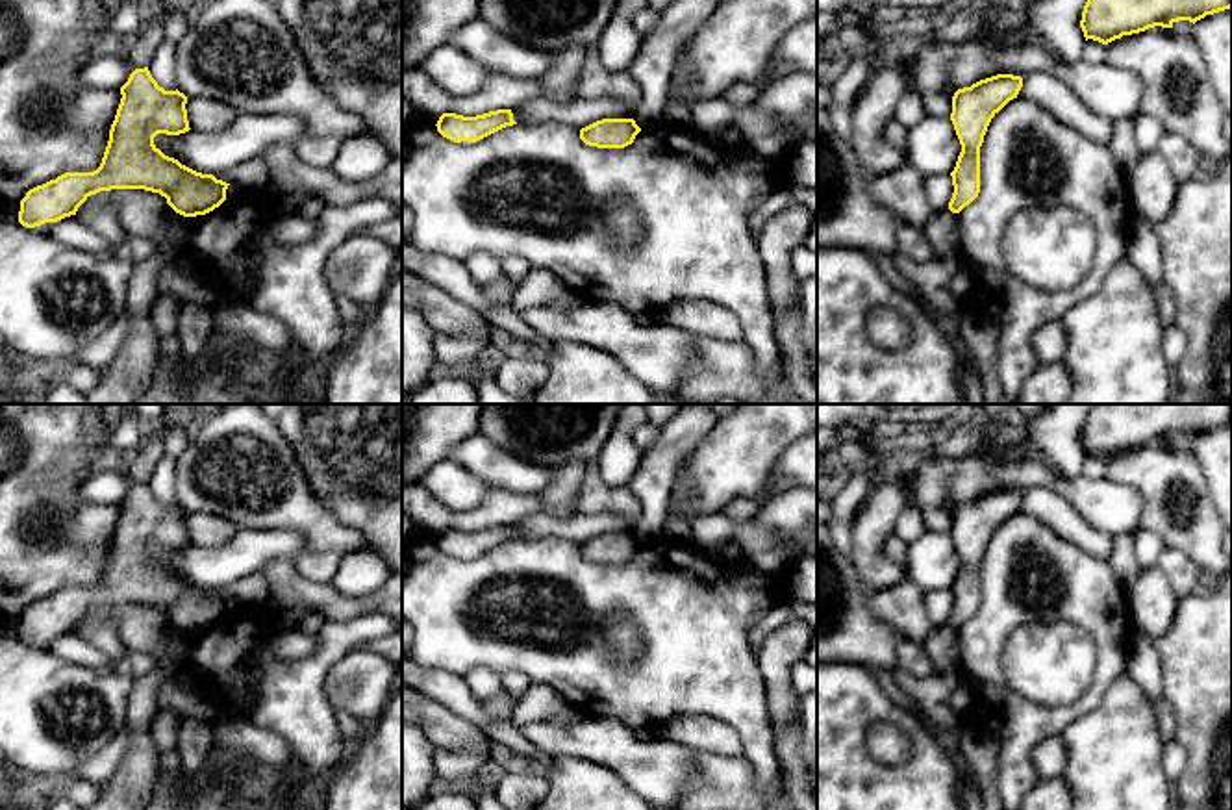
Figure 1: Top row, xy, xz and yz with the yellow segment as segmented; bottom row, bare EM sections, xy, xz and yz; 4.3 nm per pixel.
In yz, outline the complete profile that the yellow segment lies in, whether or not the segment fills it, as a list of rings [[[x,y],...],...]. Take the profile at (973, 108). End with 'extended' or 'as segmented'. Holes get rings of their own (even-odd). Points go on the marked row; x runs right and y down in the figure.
[[[997,74],[958,89],[952,96],[950,120],[962,145],[956,167],[950,172],[954,193],[949,202],[952,213],[960,213],[980,193],[980,146],[991,119],[1023,87],[1023,78],[1013,74]]] | as segmented

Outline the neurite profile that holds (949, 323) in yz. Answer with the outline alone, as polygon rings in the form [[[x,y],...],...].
[[[936,310],[934,323],[943,332],[947,341],[954,343],[956,339],[962,339],[958,315]]]

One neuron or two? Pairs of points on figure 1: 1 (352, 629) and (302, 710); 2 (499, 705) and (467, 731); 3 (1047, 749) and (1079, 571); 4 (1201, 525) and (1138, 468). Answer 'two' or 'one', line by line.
1: one
2: two
3: two
4: one

